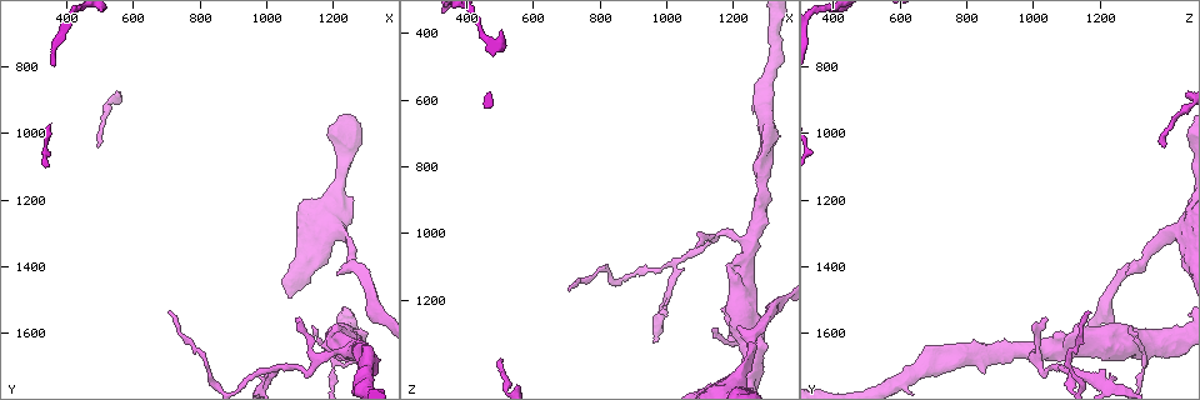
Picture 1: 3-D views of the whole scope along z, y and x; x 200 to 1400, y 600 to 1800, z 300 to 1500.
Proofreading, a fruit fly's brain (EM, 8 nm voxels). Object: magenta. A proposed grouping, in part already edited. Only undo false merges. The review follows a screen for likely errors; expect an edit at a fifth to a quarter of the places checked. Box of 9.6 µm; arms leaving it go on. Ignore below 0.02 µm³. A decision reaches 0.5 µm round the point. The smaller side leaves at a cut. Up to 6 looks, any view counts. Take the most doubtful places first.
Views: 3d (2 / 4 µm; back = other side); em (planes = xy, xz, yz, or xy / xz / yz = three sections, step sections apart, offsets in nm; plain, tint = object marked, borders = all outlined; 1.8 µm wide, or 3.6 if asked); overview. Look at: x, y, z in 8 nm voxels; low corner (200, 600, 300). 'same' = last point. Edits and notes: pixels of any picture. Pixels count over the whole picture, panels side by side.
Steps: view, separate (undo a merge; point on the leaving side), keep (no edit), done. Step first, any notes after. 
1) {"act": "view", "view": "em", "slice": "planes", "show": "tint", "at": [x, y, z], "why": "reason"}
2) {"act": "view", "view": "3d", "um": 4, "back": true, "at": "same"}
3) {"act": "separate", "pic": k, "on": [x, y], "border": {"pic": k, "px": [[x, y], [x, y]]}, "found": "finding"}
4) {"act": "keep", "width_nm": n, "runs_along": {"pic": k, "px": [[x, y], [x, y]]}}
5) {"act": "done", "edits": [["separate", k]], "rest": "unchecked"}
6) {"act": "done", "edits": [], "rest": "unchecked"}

{"act": "view", "view": "3d", "um": 4, "at": [1020, 1700, 1090], "why": "a fork"}

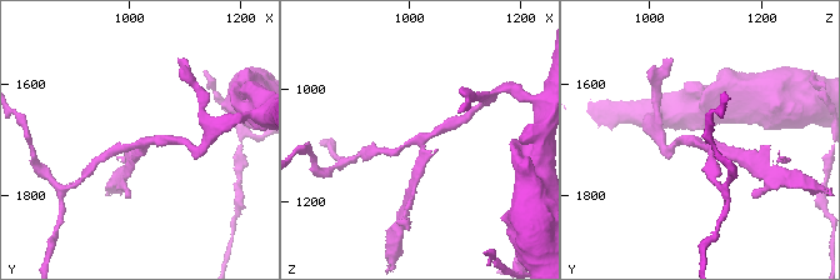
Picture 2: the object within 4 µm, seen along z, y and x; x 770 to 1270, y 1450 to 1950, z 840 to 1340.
{"act": "view", "view": "em", "slice": "planes", "show": "plain", "at": [1025, 1705, 1090], "arms": 3, "why": "shape alone is not enough"}

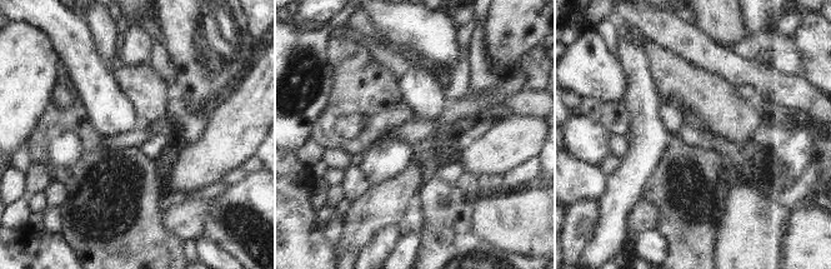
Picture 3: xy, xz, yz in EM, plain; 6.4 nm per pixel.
{"act": "view", "view": "em", "slice": "planes", "show": "tint", "at": "same", "why": "where the object lies"}

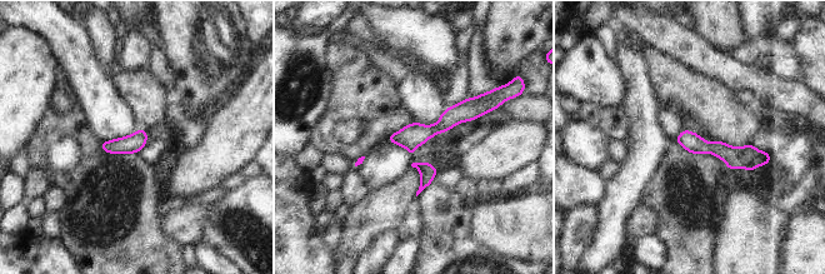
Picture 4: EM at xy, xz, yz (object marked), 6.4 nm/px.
{"act": "keep", "found": "all the same neuron"}

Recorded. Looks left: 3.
{"act": "view", "view": "em", "um": 3.6, "slice": "xz", "step": 8, "show": "tint", "at": [1260, 1650, 1340], "why": "two arms in line, one across"}

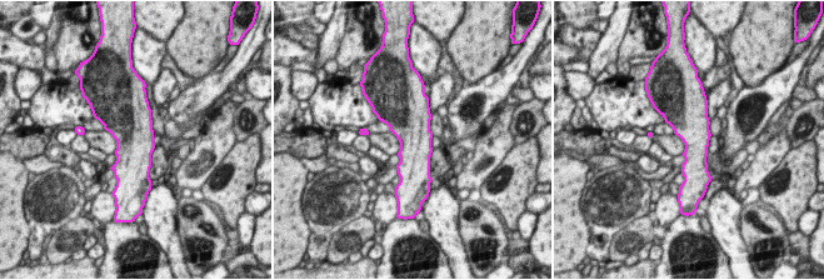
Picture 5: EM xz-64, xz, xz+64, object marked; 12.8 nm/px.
{"act": "view", "view": "em", "um": 3.6, "slice": "planes", "show": "tint", "at": "same"}

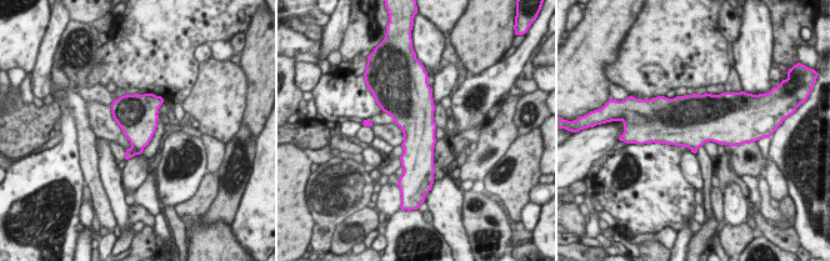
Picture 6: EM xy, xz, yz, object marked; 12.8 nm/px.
{"act": "separate", "pic": 6, "on": [130, 152], "border": {"pic": 6, "px": [[134, 146], [141, 150]]}, "found": "two neurons meet here"}

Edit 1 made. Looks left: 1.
{"act": "done", "edits": [["separate", 6]], "rest": "unchecked"}

